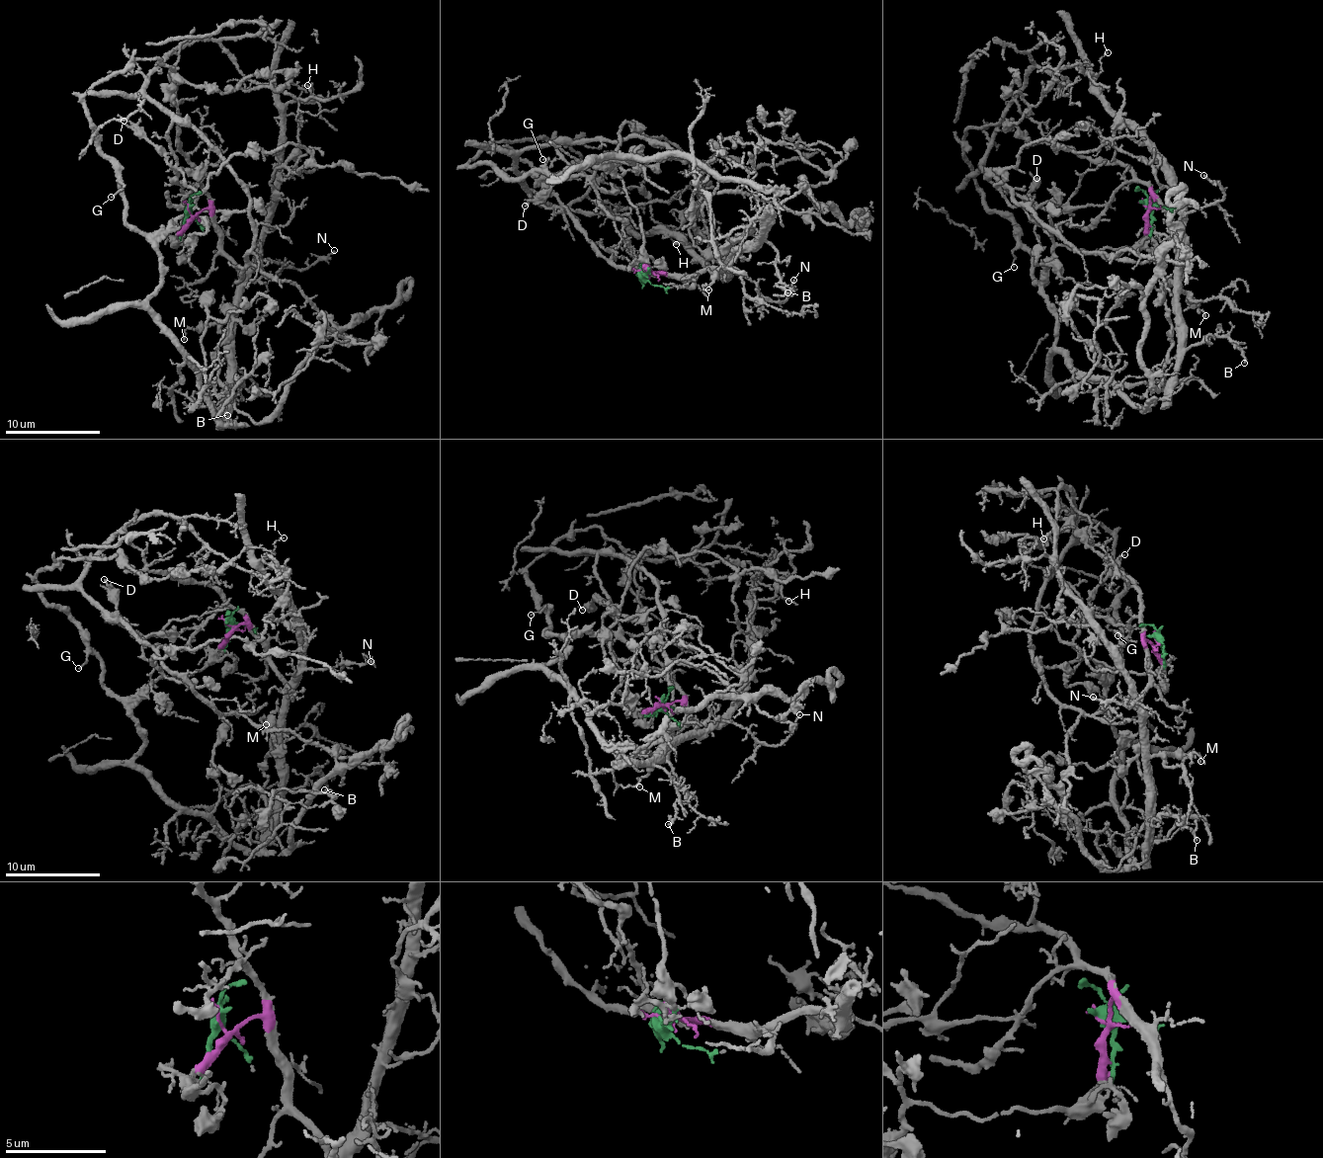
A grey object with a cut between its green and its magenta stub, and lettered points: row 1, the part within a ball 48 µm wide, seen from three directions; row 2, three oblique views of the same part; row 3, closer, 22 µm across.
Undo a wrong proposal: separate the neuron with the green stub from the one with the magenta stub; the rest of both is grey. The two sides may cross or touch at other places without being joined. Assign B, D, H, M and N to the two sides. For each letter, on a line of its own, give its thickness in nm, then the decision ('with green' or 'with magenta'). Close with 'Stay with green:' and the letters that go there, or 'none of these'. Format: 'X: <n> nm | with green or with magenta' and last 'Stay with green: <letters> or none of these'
B: 140 nm | with magenta
D: 160 nm | with green
H: 100 nm | with magenta
M: 130 nm | with magenta
N: 170 nm | with magenta
Stay with green: D

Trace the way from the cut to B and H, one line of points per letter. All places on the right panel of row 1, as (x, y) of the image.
B: (1147, 206), (1151, 197), (1170, 214), (1177, 245), (1179, 341), (1188, 347), (1208, 336), (1228, 337), (1244, 364)
H: (1147, 206), (1151, 197), (1170, 214), (1178, 238), (1175, 179), (1096, 84), (1109, 52)

